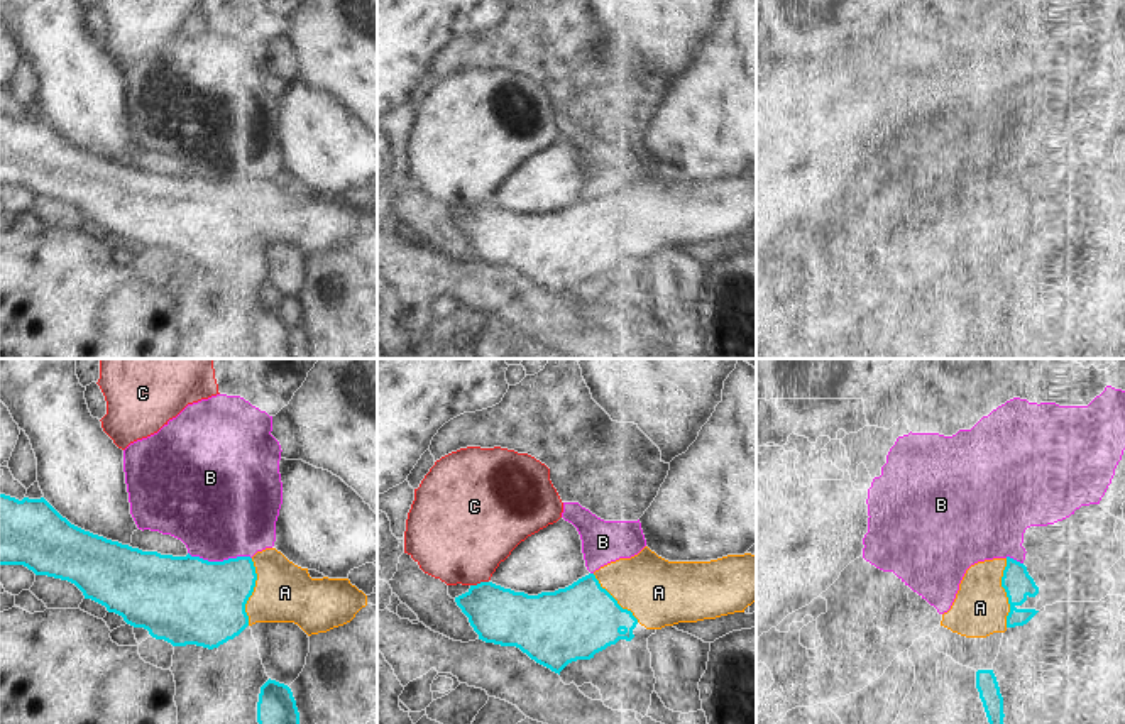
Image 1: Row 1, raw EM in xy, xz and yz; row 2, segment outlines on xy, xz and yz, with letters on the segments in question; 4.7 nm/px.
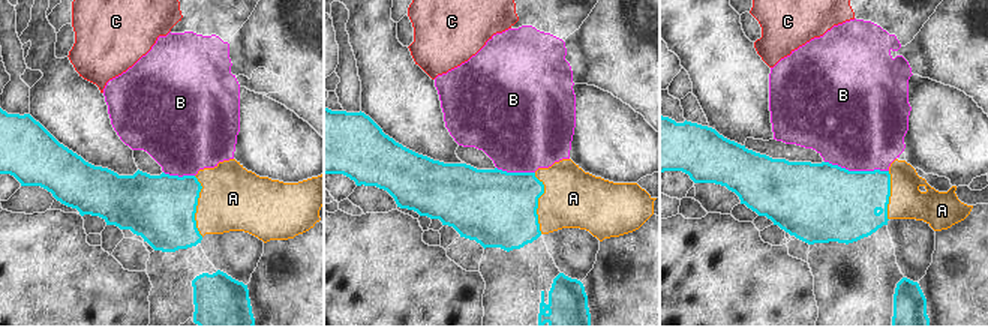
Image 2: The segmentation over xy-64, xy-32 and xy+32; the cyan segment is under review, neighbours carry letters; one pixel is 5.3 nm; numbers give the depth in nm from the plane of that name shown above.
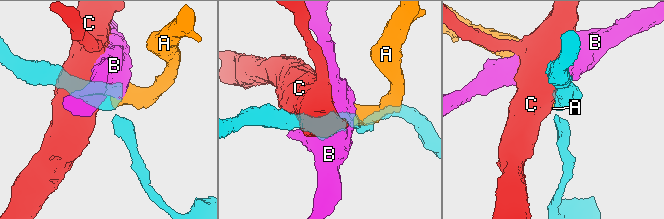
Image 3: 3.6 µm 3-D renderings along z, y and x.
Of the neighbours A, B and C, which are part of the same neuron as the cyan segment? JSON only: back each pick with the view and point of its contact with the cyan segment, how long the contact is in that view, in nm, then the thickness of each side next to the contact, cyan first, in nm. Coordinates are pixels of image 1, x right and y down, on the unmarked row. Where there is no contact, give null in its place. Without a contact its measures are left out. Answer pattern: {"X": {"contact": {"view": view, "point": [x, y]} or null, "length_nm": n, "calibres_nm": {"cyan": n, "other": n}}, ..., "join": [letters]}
{"A": {"contact": {"view": "yz", "point": [1005, 212]}, "length_nm": 320, "calibres_nm": {"cyan": 140, "other": 260}}, "join": ["A"]}

